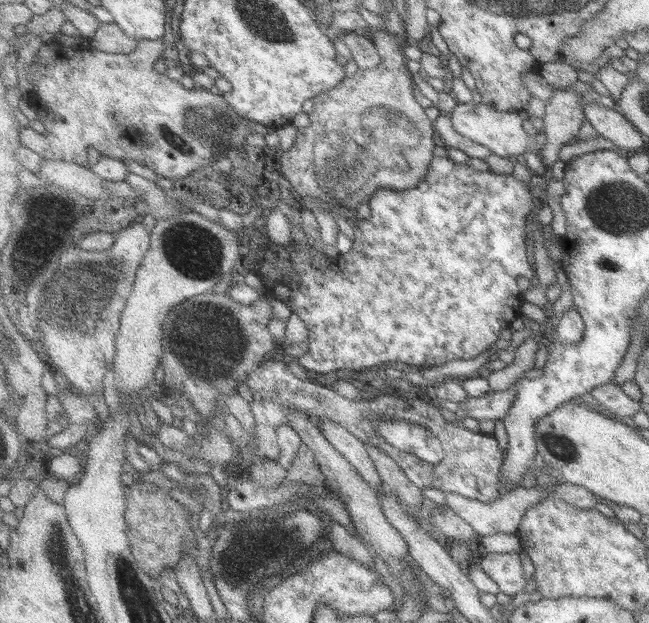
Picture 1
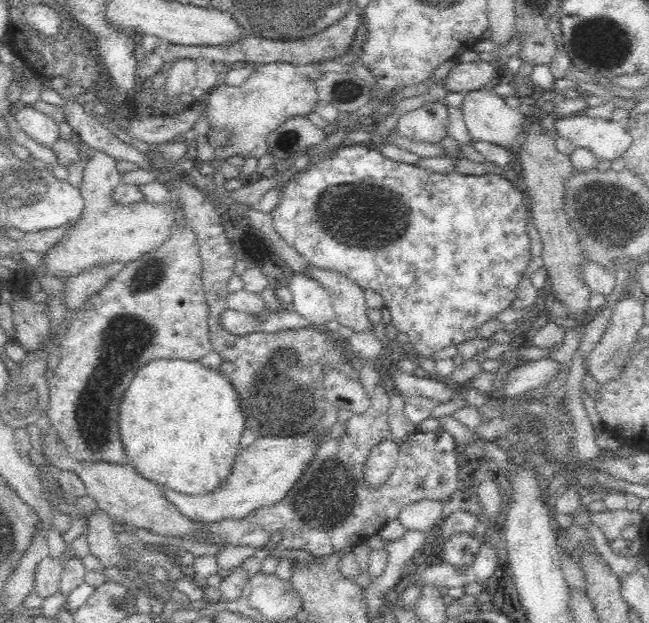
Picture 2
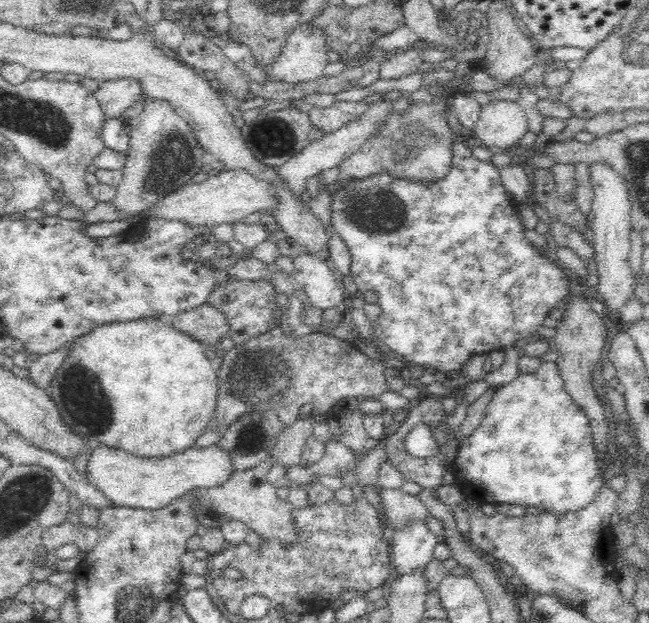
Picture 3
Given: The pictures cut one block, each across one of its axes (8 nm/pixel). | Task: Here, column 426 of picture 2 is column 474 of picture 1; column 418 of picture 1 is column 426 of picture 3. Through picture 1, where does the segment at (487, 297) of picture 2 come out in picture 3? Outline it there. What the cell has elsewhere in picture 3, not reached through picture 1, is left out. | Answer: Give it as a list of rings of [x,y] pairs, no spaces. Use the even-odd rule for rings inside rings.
[[[472,140],[456,144],[452,172],[448,172],[448,176],[444,180],[438,180],[436,184],[424,186],[424,184],[412,184],[408,180],[392,180],[390,176],[372,176],[368,180],[354,182],[346,188],[342,186],[338,190],[338,194],[334,194],[332,198],[334,198],[332,200],[332,226],[334,226],[334,232],[340,234],[340,238],[344,240],[344,244],[348,246],[348,250],[352,254],[350,274],[358,286],[358,292],[364,294],[364,292],[372,290],[378,294],[378,304],[380,304],[382,312],[380,312],[378,320],[374,322],[374,332],[376,332],[376,340],[378,340],[382,352],[386,356],[398,356],[408,366],[432,368],[432,370],[436,370],[436,374],[440,378],[448,376],[450,372],[462,370],[472,356],[486,356],[488,352],[512,348],[520,338],[536,334],[536,330],[544,324],[544,320],[556,308],[556,304],[562,300],[568,300],[580,284],[580,282],[576,282],[574,276],[570,276],[568,270],[558,268],[550,254],[540,252],[526,238],[526,228],[524,228],[520,216],[516,216],[518,204],[506,194],[506,188],[502,186],[502,180],[500,180],[500,170],[494,164],[482,162],[474,156]]]

